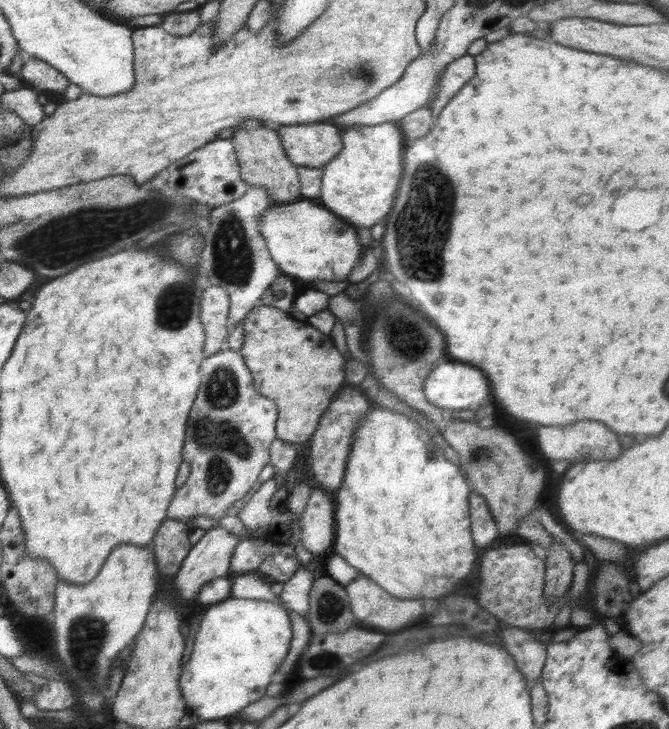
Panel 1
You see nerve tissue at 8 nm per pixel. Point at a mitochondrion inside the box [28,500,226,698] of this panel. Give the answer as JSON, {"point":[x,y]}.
{"point":[86,634]}

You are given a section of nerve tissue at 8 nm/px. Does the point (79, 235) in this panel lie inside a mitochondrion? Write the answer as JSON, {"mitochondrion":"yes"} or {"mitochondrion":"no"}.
{"mitochondrion":"yes"}

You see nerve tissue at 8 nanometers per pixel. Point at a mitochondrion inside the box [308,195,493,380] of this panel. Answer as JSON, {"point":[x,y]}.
{"point":[407,338]}

